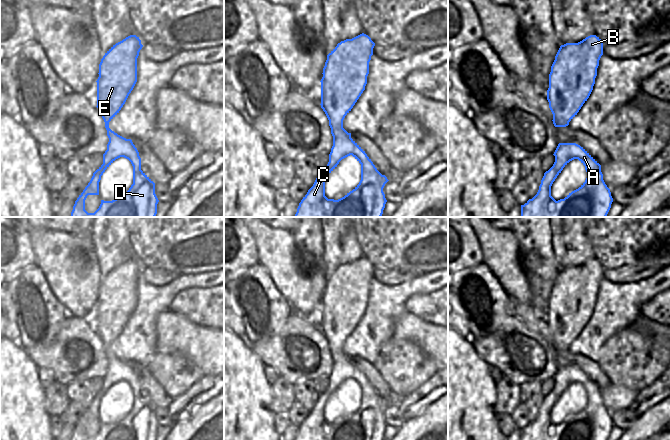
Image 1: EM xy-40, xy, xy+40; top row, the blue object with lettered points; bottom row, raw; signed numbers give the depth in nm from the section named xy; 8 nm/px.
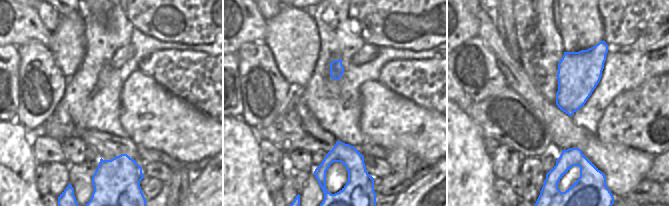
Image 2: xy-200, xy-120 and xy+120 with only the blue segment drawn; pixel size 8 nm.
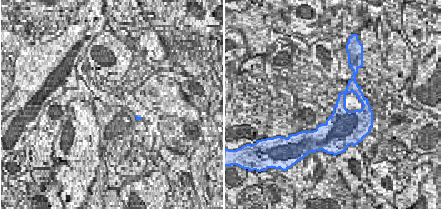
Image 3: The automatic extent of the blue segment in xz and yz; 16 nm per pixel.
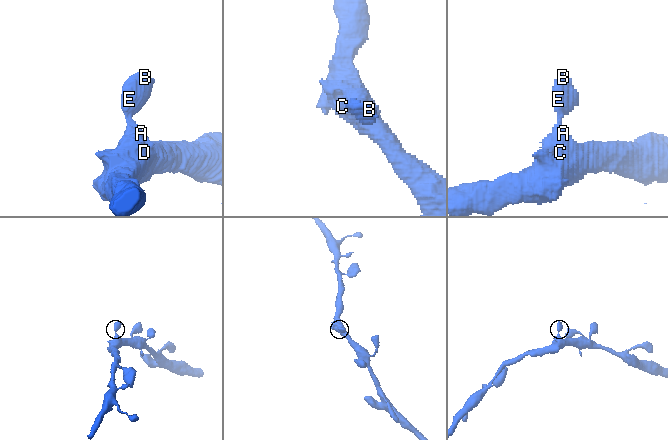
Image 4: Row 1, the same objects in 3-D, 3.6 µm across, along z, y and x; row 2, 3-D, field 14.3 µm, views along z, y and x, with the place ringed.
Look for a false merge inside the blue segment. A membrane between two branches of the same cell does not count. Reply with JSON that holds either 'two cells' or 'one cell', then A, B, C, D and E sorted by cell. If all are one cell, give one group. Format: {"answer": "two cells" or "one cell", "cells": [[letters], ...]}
{"answer": "one cell", "cells": [["A", "B", "C", "D", "E"]]}

